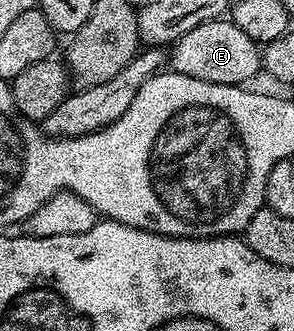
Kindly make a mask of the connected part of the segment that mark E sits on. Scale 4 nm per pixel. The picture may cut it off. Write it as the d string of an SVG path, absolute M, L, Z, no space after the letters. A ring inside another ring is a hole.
M219 20L200 24L200 28L192 28L192 32L184 32L177 42L173 43L168 54L168 62L174 74L196 76L196 80L208 80L212 84L228 84L241 86L249 83L249 78L257 70L263 69L262 50L256 43L240 32L232 20Z

